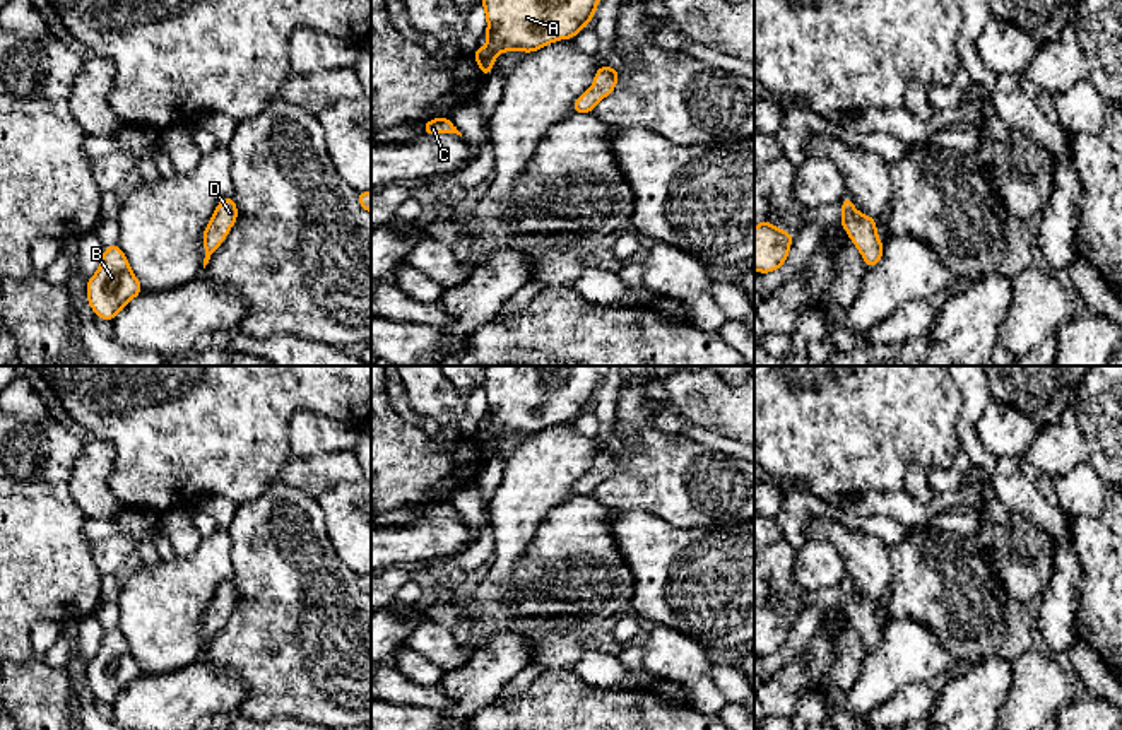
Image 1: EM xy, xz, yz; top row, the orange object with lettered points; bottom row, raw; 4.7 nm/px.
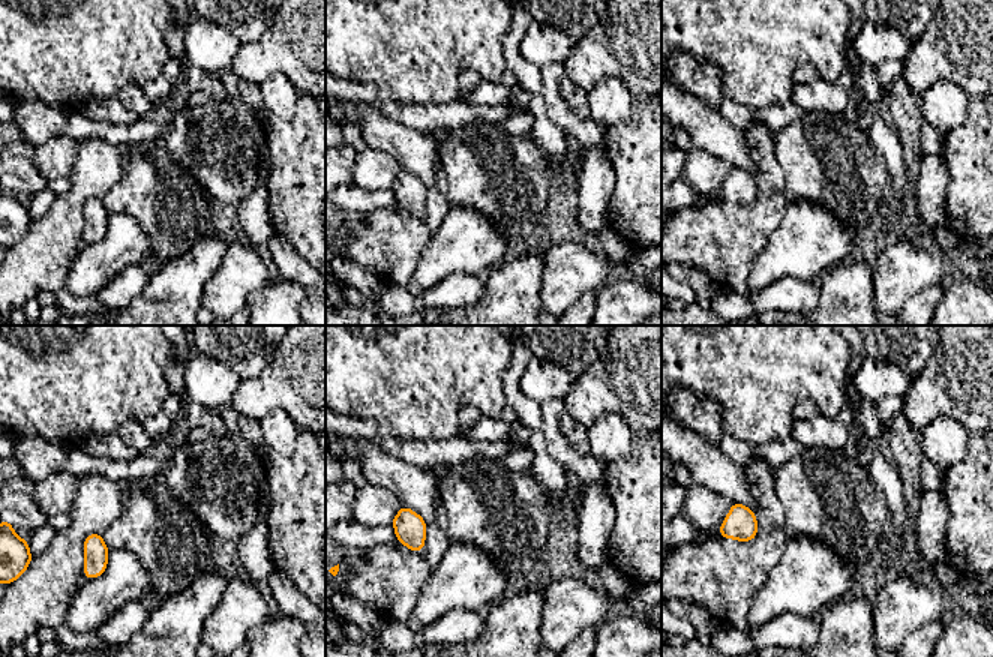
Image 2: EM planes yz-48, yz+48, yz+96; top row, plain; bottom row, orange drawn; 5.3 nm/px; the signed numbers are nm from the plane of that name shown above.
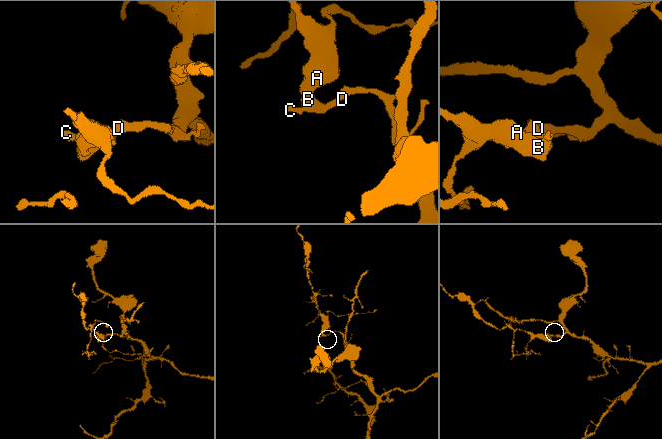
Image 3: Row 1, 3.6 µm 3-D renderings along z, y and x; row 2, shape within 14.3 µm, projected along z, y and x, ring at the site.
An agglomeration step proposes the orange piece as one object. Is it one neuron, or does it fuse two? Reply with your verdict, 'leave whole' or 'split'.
leave whole

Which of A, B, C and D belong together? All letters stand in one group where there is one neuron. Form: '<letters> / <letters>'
A B C D

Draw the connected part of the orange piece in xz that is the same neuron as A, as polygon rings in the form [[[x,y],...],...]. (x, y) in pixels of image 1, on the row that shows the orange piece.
[[[482,0],[487,19],[484,48],[472,58],[484,77],[498,53],[537,51],[554,41],[571,39],[592,22],[600,0]]]

